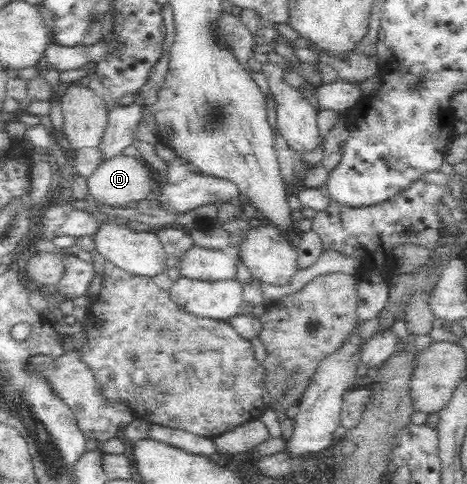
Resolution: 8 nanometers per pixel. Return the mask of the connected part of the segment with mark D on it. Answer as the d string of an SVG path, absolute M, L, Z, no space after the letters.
M124 154L106 158L86 180L98 202L115 208L125 208L151 194L152 180L141 162Z

